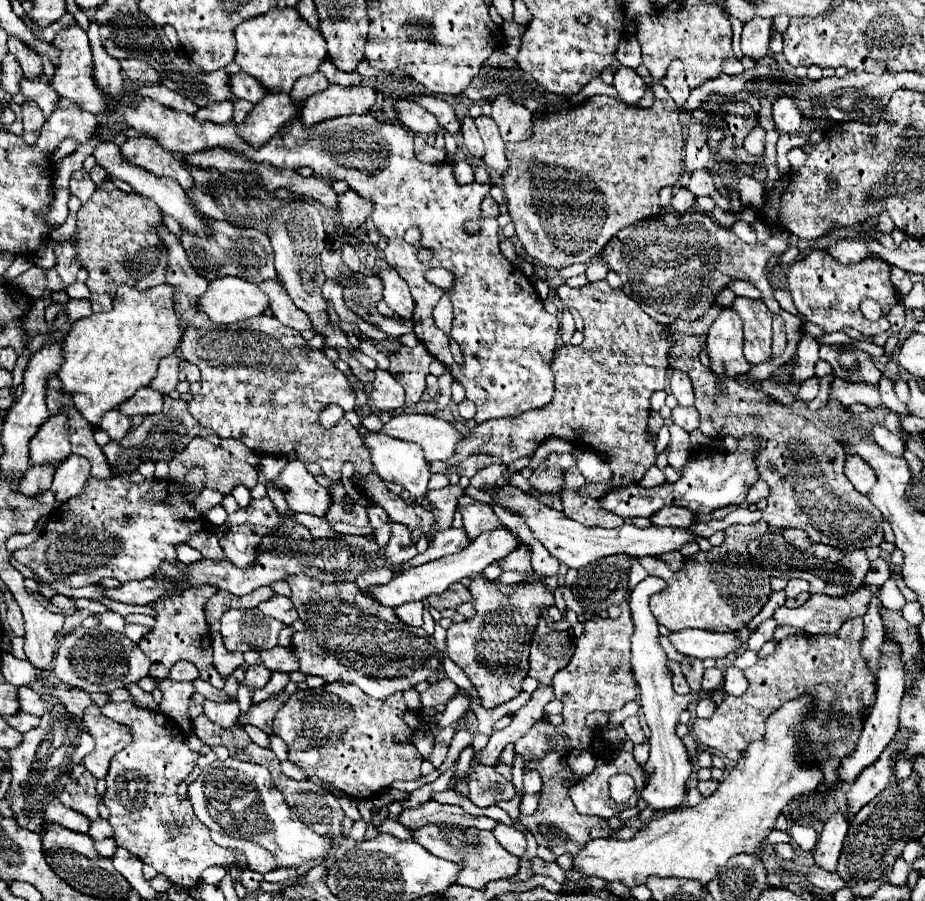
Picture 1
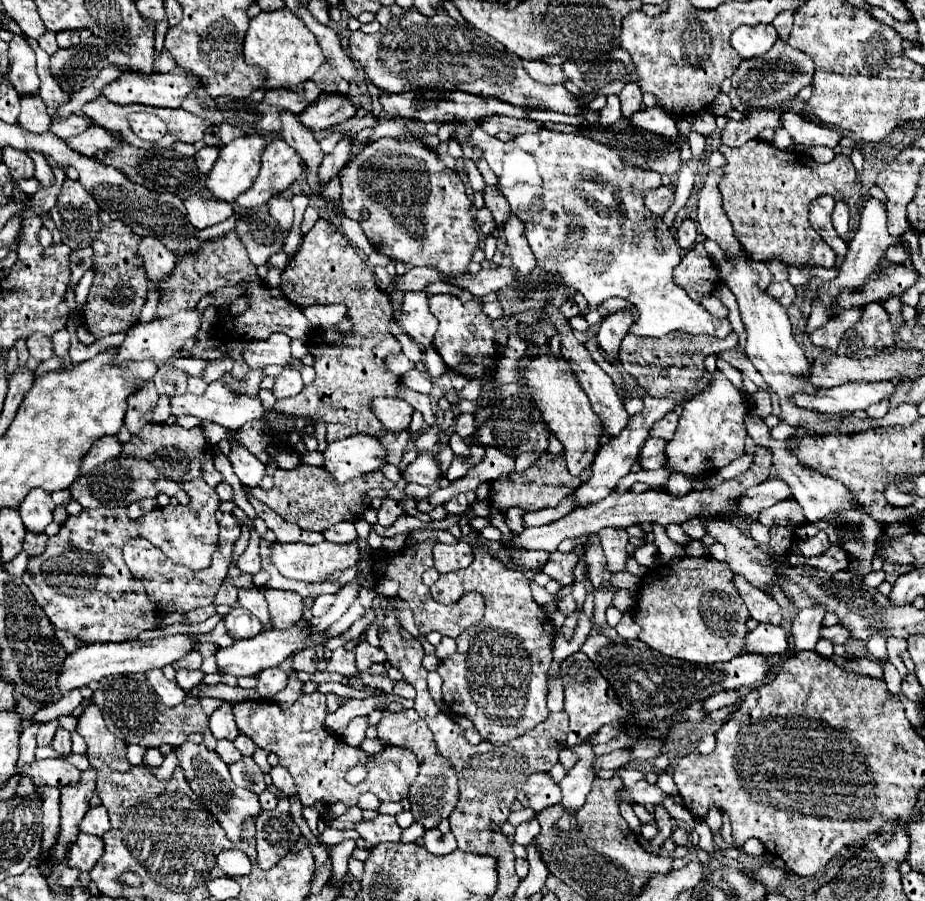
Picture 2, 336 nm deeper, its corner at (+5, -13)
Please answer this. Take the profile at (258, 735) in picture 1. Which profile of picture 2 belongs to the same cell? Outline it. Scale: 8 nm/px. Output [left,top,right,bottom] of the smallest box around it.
[270,765,298,797]

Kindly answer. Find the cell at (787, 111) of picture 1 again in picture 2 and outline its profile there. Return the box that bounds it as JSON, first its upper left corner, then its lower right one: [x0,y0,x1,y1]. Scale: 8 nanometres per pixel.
[782,111,842,149]

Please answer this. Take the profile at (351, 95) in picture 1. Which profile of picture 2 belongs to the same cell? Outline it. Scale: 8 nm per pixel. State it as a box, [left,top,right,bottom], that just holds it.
[236,139,302,209]

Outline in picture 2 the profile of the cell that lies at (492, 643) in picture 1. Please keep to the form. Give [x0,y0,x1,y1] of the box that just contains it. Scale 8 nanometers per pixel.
[430,547,554,743]

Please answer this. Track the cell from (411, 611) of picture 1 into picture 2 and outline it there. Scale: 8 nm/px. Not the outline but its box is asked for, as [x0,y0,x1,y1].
[354,641,384,671]

